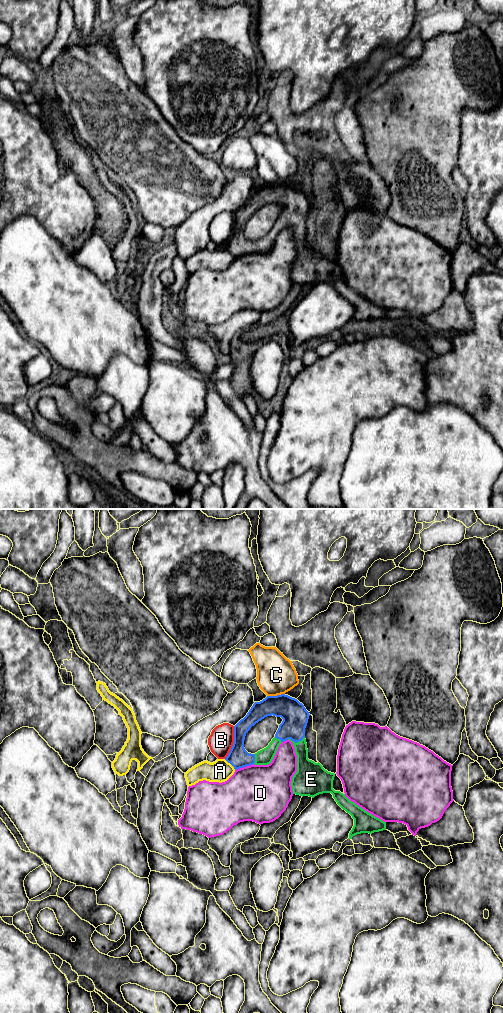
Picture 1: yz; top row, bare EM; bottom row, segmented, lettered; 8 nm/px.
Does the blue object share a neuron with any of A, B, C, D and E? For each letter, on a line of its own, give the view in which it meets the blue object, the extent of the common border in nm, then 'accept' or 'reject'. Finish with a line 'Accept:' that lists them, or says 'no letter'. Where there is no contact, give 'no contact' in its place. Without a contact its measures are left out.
A: yz | 130 nm | reject
B: yz | 280 nm | reject
C: yz | 150 nm | reject
D: yz | 160 nm | reject
E: yz | 150 nm | accept
Accept: E

